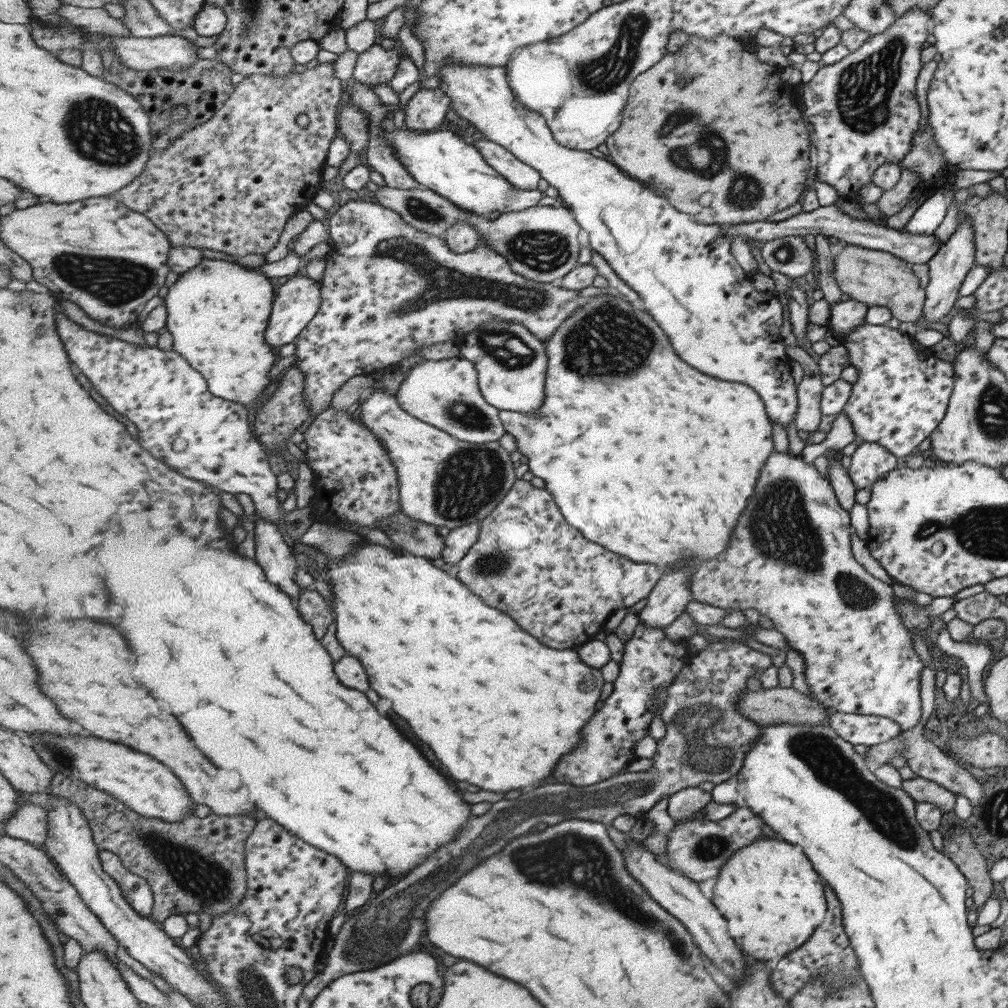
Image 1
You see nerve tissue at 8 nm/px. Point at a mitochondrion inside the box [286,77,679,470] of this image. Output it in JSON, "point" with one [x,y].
{"point":[439,282]}

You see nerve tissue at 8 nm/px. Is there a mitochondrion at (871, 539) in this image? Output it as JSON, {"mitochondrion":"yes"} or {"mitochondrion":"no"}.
{"mitochondrion":"no"}

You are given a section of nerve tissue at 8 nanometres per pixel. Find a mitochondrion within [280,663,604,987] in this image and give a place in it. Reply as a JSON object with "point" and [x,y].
{"point":[381,930]}

